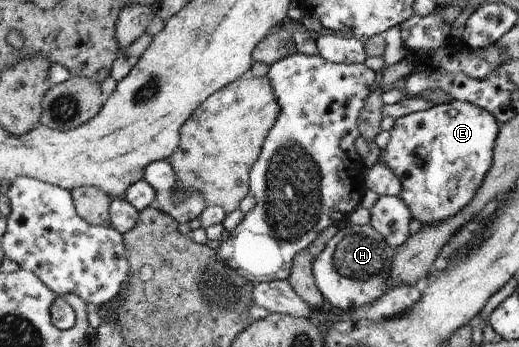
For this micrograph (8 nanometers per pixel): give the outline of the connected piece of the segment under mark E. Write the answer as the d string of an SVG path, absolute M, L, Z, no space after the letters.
M454 100L437 104L428 110L396 118L390 140L380 151L378 162L386 165L399 178L402 185L399 197L409 208L412 218L420 221L422 227L441 224L456 216L476 196L491 169L499 130L500 125L494 115L471 102Z

